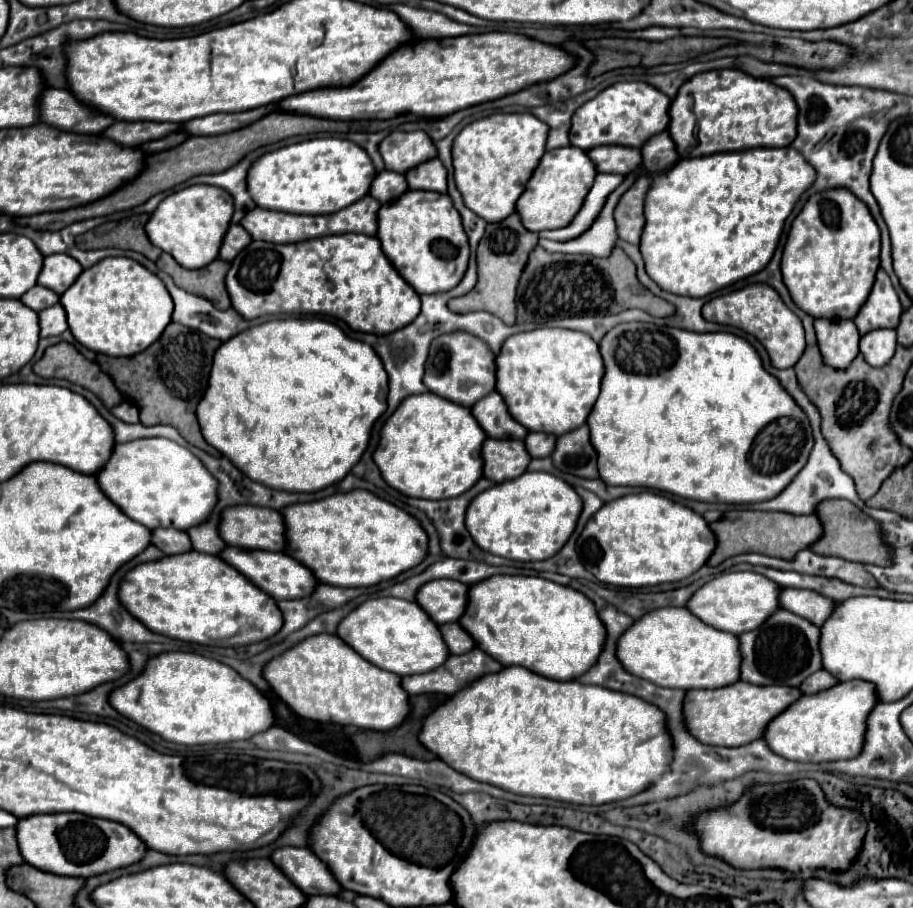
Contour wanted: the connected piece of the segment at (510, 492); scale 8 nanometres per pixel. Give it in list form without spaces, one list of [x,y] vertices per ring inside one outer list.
[[[524,472],[522,476],[518,476],[510,482],[496,484],[492,488],[484,490],[482,494],[478,494],[466,510],[466,530],[470,532],[474,542],[490,554],[504,556],[510,560],[520,560],[520,562],[546,560],[546,558],[554,556],[566,544],[566,540],[570,538],[570,534],[576,528],[580,512],[582,512],[580,496],[562,478],[552,476],[548,472]]]

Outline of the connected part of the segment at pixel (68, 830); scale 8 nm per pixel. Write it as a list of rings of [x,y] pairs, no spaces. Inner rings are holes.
[[[78,812],[28,816],[18,822],[16,832],[24,860],[38,870],[58,876],[98,876],[140,862],[148,852],[148,846],[128,826],[104,818],[90,818]]]

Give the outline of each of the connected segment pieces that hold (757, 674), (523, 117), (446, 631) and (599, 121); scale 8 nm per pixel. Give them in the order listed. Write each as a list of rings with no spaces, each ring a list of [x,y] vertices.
[[[776,610],[762,626],[750,630],[750,634],[738,636],[742,656],[740,678],[754,684],[798,686],[804,678],[822,668],[818,654],[818,638],[820,630],[814,624],[798,618],[796,614],[790,614],[788,610]]]
[[[530,112],[522,114],[492,114],[488,118],[476,120],[468,124],[454,140],[452,158],[454,158],[454,180],[458,190],[464,196],[466,206],[484,218],[486,222],[502,222],[510,214],[516,212],[516,200],[526,190],[526,182],[530,180],[532,172],[536,170],[542,154],[546,152],[546,136],[548,126],[532,116]]]
[[[448,622],[446,626],[438,626],[442,632],[442,638],[448,646],[448,652],[452,654],[464,654],[466,650],[474,648],[474,640],[470,634],[458,624],[458,622]]]
[[[618,82],[602,90],[594,100],[580,106],[572,118],[570,142],[582,150],[604,144],[642,148],[652,136],[668,128],[670,98],[646,82]]]

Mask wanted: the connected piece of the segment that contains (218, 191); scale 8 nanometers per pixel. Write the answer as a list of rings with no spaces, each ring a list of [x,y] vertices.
[[[196,184],[164,198],[160,206],[154,210],[154,214],[150,216],[146,224],[146,232],[148,238],[158,248],[172,254],[182,266],[204,268],[218,258],[218,250],[230,226],[232,214],[234,214],[234,200],[226,190],[218,186]]]

